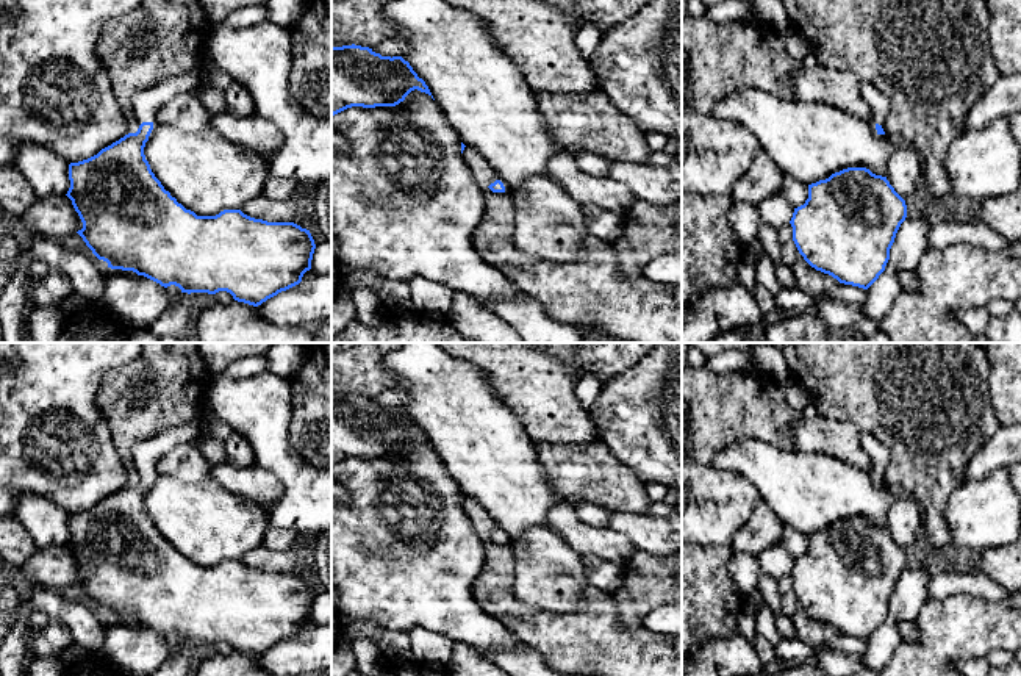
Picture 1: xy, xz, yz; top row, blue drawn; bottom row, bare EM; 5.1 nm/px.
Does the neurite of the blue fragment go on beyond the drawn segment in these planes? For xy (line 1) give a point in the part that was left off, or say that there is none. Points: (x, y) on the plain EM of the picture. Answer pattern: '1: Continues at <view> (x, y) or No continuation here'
1: Continues at xy (146, 454)

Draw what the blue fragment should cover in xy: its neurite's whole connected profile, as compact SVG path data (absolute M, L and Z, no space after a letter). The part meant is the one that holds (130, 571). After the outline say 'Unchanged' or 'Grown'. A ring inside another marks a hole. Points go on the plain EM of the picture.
M206 402L199 418L136 443L131 454L138 482L125 485L88 510L70 513L70 538L66 546L83 573L77 584L108 618L133 621L164 638L175 635L188 645L227 642L235 651L258 657L299 635L311 620L316 595L310 581L294 573L255 570L241 560L197 566L164 540L144 505L145 493L159 476L158 460L172 448L194 441L210 413Z. Grown

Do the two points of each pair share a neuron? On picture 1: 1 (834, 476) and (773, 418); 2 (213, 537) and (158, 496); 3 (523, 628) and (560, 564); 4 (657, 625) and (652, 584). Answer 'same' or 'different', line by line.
1: different
2: same
3: different
4: different

